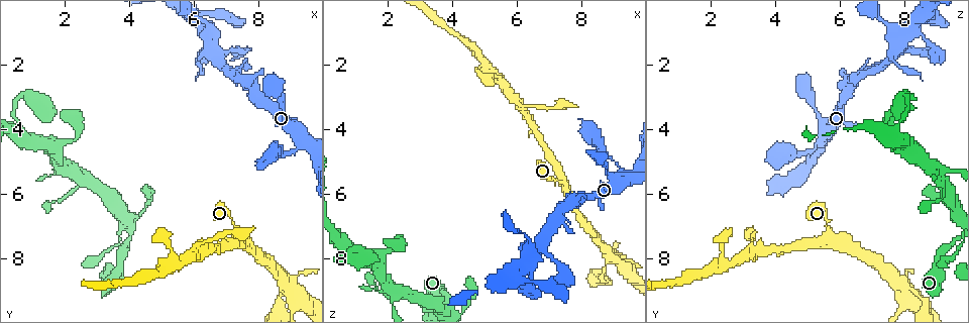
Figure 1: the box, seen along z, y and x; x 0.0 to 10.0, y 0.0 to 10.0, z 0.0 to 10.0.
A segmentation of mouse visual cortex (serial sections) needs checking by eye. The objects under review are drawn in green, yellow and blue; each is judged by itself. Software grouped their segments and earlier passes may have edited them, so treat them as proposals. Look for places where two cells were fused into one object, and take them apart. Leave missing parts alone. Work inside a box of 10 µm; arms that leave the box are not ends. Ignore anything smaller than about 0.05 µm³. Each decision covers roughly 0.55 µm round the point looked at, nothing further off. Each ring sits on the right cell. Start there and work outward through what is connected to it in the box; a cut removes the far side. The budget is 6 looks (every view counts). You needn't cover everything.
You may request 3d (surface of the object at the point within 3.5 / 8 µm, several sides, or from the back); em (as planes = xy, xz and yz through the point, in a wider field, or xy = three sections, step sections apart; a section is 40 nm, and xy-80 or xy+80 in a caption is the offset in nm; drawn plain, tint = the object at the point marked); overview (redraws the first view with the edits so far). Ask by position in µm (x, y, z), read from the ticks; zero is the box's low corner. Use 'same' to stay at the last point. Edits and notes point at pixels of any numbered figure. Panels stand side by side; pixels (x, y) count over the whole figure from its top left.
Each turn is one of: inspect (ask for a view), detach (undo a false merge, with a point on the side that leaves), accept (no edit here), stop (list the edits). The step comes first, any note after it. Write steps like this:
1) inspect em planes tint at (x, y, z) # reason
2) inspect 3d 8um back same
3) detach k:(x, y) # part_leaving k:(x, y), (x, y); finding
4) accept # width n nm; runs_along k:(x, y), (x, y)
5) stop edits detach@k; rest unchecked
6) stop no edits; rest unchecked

inspect 3d 8um at (6.55, 1.30, 7.90) # sudden change in width

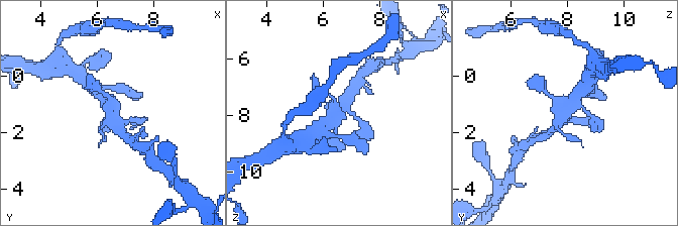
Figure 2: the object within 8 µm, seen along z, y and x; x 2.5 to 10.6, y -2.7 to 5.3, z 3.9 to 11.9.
inspect em xy step 5 tint same

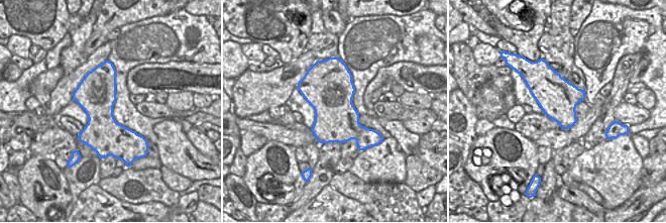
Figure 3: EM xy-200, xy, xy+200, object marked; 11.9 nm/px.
accept # runs_along 2:(548, 133), (580, 93); one cell here

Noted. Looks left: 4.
inspect 3d 3.5um at (2.25, 5.25, 9.00) # a narrow waist

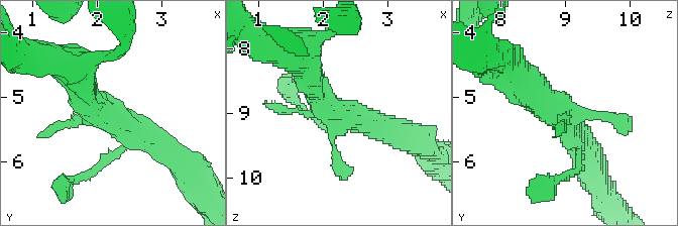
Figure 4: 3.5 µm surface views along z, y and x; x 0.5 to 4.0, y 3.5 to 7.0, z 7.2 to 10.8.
inspect em xy step 1 tint at (2.25, 5.30, 9.05)

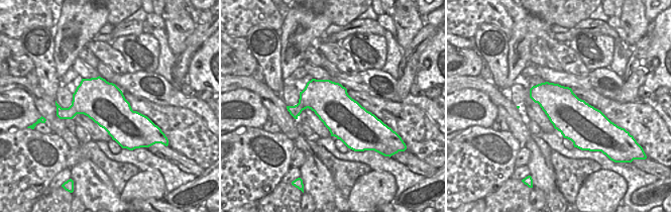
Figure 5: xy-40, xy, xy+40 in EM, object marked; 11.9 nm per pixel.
accept # runs_along 4:(164, 150), (93, 110), (81, 82); continuous, no second cell

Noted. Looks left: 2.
inspect 3d 3.5um at (0.70, 4.25, 7.55) # thick turns thin

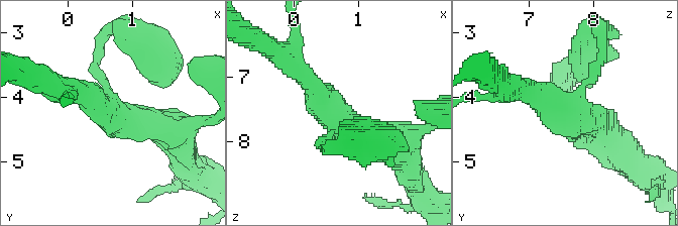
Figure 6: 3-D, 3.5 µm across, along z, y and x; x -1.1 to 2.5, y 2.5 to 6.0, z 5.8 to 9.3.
accept # arm_widths 150, 300, 450 nm; runs_along 6:(164, 128), (115, 119), (97, 60); all the same cell

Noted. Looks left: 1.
stop no edits; rest unchecked

